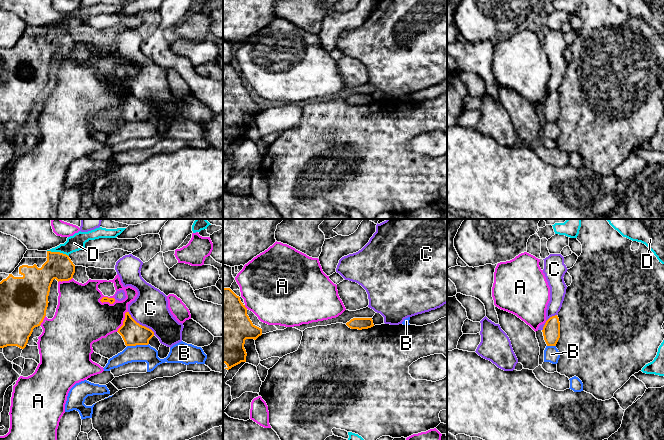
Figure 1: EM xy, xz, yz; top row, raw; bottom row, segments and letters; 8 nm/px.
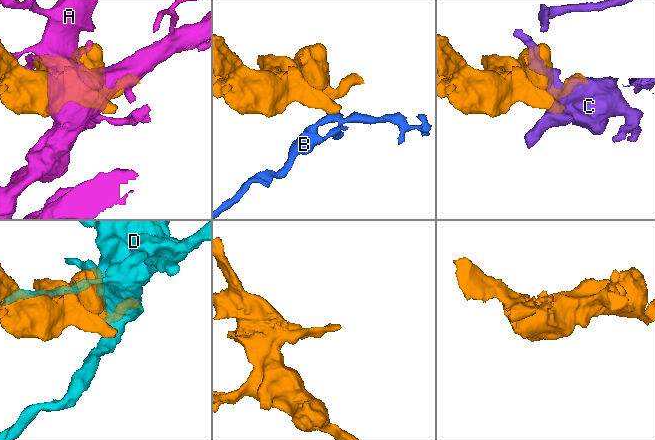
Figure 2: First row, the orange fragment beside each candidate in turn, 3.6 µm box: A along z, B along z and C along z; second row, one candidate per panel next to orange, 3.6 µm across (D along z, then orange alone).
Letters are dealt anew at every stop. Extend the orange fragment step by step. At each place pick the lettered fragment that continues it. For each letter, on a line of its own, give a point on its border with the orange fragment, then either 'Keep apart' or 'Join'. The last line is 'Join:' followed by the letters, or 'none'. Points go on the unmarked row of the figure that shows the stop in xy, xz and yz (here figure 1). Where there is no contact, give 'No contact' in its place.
A: Touches orange at xy (107, 73). Keep apart
B: Touches orange at xy (137, 120). Keep apart
C: Touches orange at xy (141, 101). Keep apart
D: Touches orange at xy (58, 28). Keep apart
Join: none

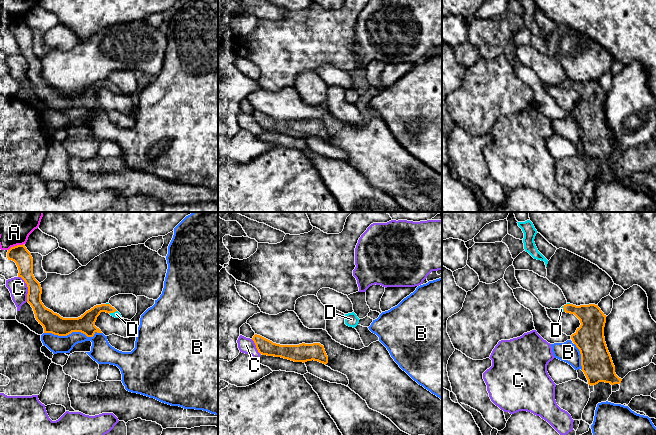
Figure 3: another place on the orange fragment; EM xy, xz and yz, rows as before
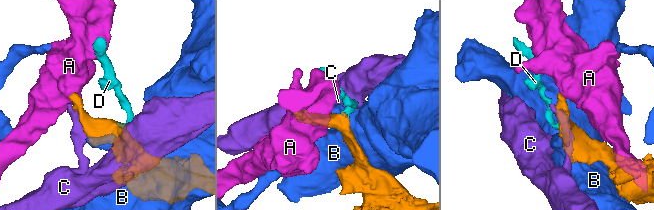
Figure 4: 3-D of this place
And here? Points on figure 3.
A: Touches orange at xy (15, 22). Keep apart
B: Touches orange at xy (73, 107). Keep apart
C: Touches orange at xy (28, 64). Keep apart
D: Touches orange at xy (112, 88). Join
Join: D

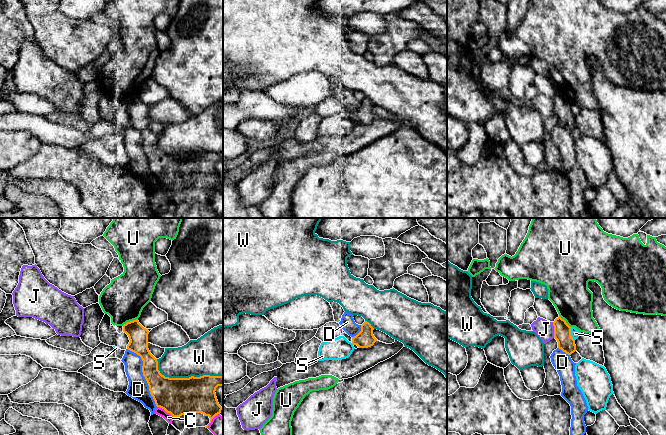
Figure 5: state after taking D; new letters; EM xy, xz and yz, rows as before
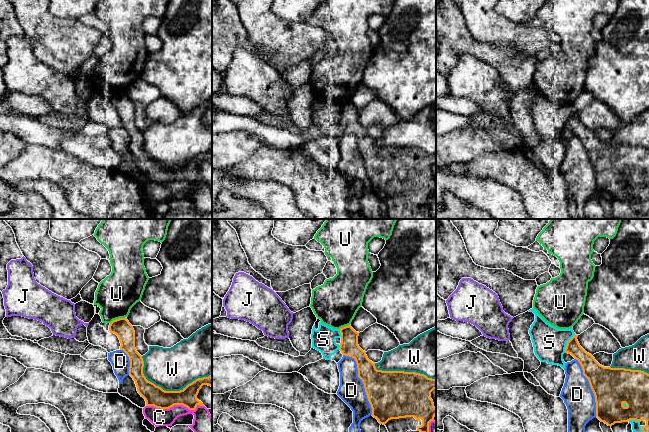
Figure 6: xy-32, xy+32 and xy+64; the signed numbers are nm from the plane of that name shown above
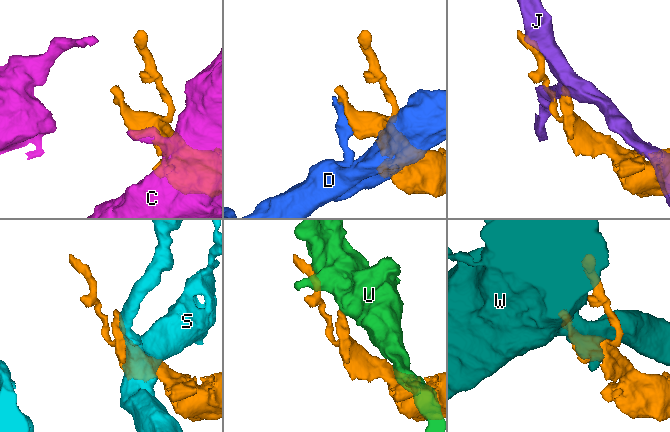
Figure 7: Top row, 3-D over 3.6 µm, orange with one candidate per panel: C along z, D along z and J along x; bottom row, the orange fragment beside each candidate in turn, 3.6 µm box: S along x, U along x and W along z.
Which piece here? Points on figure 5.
C: Touches orange at xy (166, 187). Keep apart
D: Touches orange at xy (143, 151). Keep apart
J: Touches orange at yz (554, 106). Keep apart
S: Touches orange at yz (570, 110). Keep apart
U: Touches orange at xy (130, 97). Keep apart
W: Touches orange at xy (185, 154). Keep apart
Join: none

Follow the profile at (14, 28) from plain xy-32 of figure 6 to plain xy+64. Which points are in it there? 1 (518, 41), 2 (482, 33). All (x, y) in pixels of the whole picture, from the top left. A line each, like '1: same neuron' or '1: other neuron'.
1: other neuron
2: other neuron

